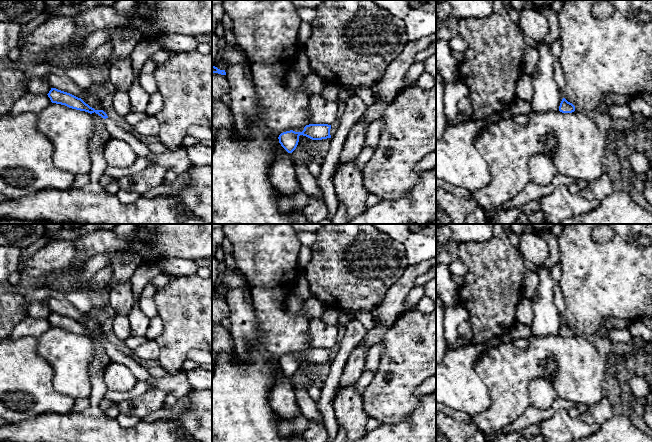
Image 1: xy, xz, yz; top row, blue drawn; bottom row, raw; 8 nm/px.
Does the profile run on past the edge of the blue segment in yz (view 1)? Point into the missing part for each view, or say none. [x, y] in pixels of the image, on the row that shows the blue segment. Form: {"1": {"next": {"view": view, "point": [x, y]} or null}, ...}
{"1": {"next": null}}

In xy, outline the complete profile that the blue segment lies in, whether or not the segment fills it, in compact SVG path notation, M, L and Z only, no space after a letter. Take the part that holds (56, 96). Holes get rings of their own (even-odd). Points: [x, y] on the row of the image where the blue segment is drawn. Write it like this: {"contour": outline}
{"contour": "M51 88L47 95L52 103L65 105L69 108L85 111L90 114L95 112L106 120L106 129L111 138L118 138L126 141L138 157L147 158L152 164L163 166L167 170L172 170L177 175L187 172L193 166L187 156L186 148L183 146L175 151L167 151L161 154L153 153L148 149L147 145L140 140L138 135L118 126L103 110L95 110L81 98L56 88Z"}

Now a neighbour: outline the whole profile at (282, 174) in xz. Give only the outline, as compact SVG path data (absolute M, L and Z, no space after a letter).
M279 143L275 148L275 158L270 166L269 176L274 188L283 196L294 197L301 189L295 174L295 165Z

